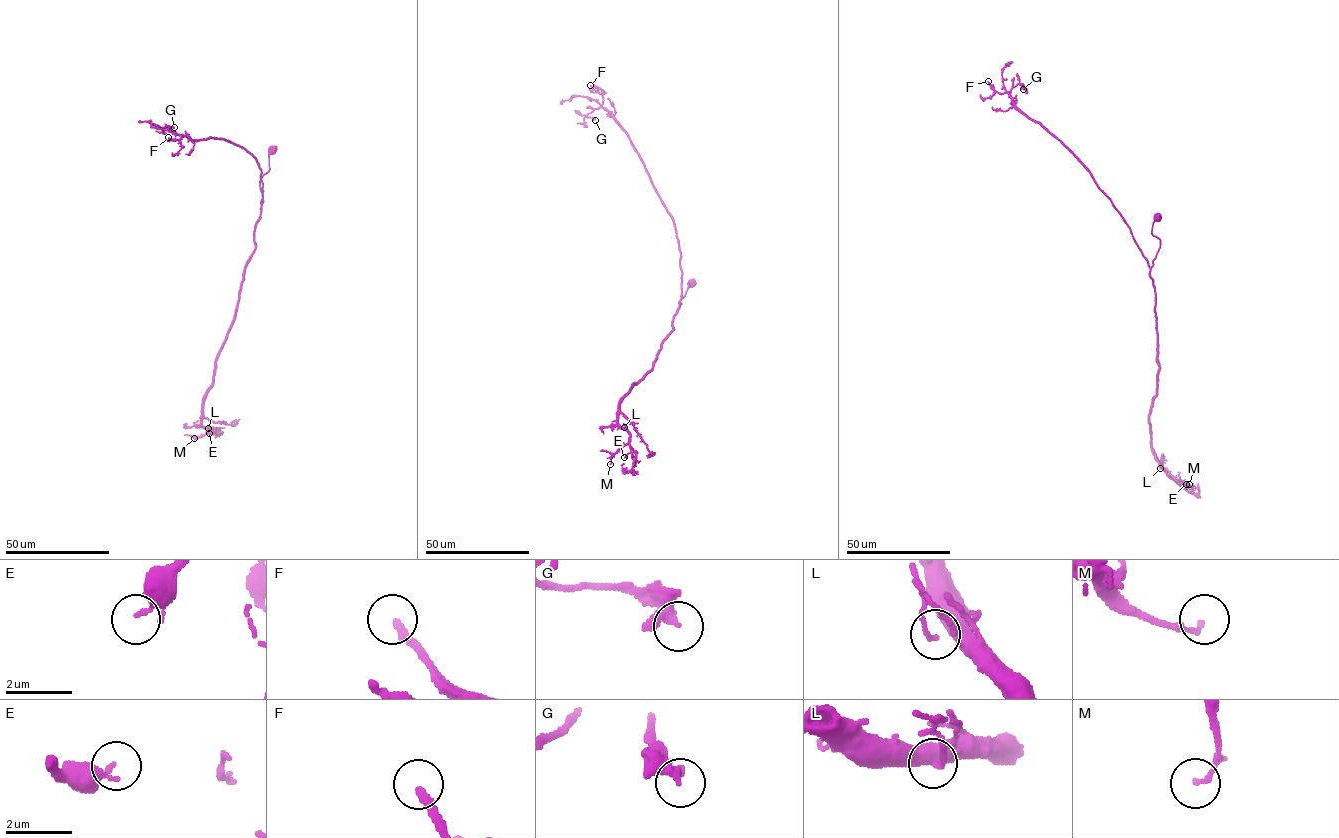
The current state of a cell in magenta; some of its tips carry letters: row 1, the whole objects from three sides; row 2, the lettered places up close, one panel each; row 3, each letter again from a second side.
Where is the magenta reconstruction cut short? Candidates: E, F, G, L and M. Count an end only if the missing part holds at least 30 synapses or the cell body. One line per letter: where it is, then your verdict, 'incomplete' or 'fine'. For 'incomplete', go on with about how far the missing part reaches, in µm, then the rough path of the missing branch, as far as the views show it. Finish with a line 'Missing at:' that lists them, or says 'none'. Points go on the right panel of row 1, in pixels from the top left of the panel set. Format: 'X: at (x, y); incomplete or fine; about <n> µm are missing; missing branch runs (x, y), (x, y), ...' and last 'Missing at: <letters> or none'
E: at (1186, 484); fine
F: at (988, 81); incomplete; about 20 µm are missing; missing branch runs (988, 81), (986, 76), (993, 68), (989, 59)
G: at (1023, 89); fine
L: at (1160, 468); fine
M: at (1189, 484); fine
Missing at: F

